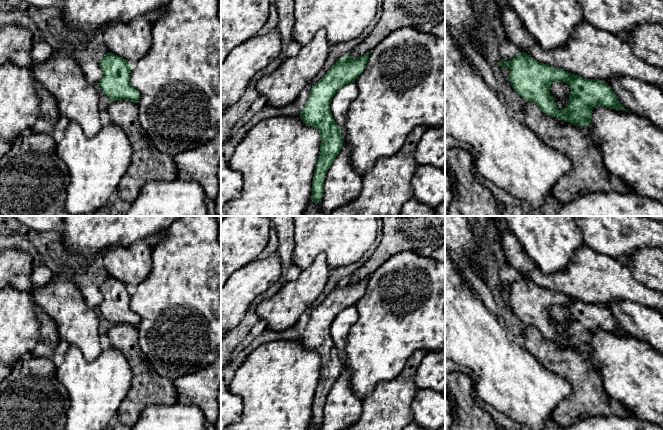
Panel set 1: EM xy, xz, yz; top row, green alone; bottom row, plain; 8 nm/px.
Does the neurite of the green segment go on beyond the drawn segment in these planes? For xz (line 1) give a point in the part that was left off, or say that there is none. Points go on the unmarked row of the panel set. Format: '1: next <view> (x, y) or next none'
1: next none

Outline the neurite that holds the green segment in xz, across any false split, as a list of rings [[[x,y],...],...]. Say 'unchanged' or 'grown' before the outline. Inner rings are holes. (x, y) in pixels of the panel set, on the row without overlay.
unchanged | [[[370,276],[359,281],[351,281],[347,278],[337,284],[311,312],[302,332],[301,344],[306,349],[315,351],[321,364],[318,386],[312,404],[311,424],[314,426],[321,425],[326,398],[343,369],[341,351],[335,346],[330,335],[331,324],[340,312],[354,306],[363,296],[369,279]]]

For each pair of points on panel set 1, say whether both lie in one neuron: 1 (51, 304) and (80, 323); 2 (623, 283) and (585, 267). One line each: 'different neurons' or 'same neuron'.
1: same neuron
2: same neuron

